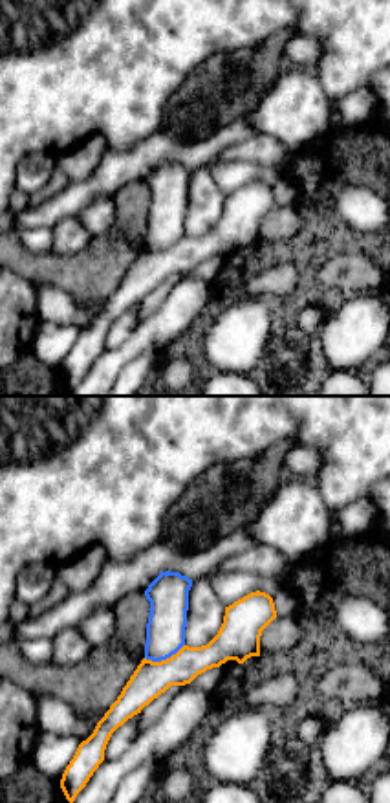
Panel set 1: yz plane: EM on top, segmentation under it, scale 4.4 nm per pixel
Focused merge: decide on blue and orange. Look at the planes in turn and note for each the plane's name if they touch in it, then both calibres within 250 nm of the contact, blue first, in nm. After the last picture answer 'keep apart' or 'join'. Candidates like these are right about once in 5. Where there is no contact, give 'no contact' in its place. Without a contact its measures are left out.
meets blue in yz; 180 nm thick on the blue side, 160 nm on the other

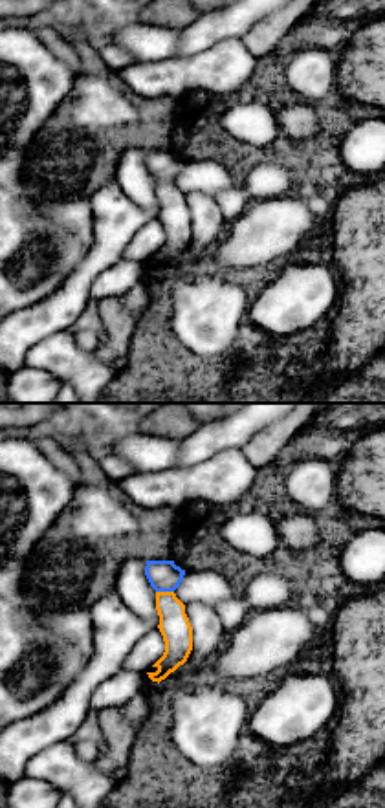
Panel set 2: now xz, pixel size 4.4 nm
meets blue in xz; 140 nm thick on the blue side, 140 nm on the other

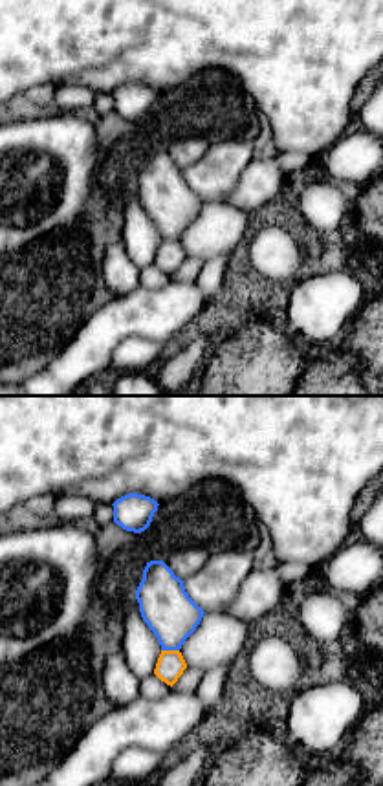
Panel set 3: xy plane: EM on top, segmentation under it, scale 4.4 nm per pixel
meets blue in xy; 220 nm thick on the blue side, 120 nm on the other

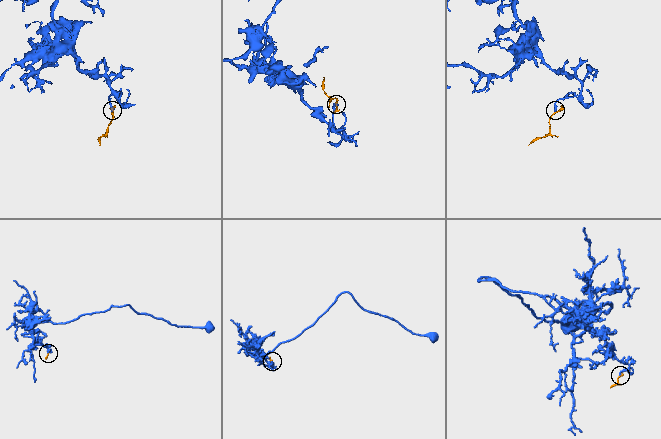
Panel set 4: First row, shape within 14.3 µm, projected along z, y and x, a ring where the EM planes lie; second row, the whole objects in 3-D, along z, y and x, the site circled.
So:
keep apart

